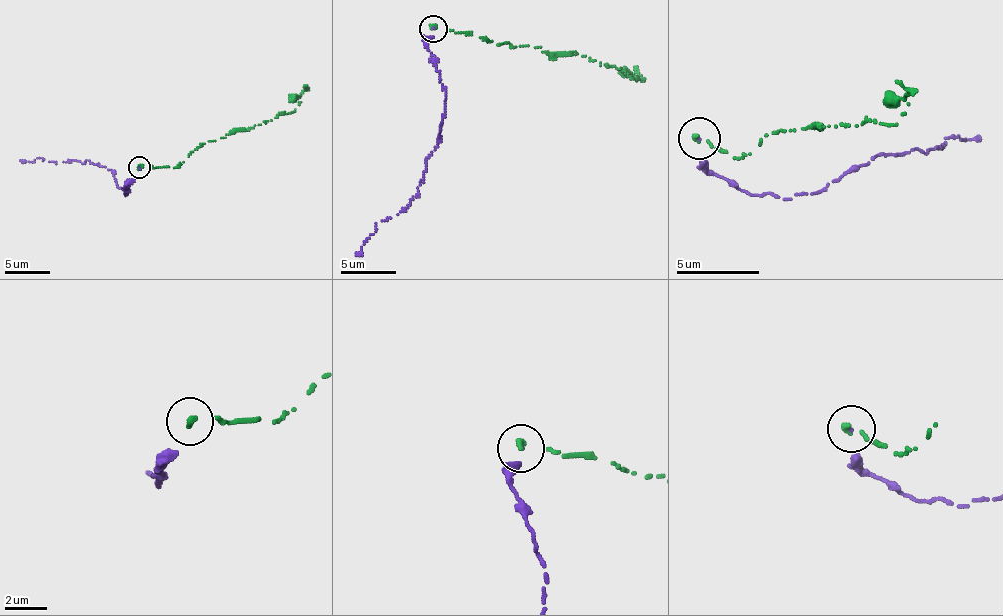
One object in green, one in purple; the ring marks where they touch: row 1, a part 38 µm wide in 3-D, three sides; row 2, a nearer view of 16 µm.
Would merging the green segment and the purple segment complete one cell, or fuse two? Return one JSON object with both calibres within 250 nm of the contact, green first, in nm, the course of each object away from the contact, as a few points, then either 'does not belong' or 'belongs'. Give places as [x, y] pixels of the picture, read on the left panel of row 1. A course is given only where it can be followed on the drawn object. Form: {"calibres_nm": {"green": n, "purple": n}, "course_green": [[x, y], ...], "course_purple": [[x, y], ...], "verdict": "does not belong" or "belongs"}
{"calibres_nm": {"green": 280, "purple": 90}, "course_green": [[140, 167], [179, 167], [208, 141], [293, 112], [305, 85]], "course_purple": [[140, 167], [125, 187], [126, 194], [111, 170], [85, 161], [42, 158], [20, 160]], "verdict": "does not belong"}

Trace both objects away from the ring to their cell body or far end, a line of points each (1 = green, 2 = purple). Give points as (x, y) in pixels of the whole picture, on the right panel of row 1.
1: (698, 137), (742, 160), (780, 129), (793, 131), (810, 125), (822, 128), (892, 126), (906, 92), (894, 81)
2: (698, 137), (716, 173), (752, 194), (818, 192), (880, 156), (943, 147), (945, 137), (979, 136)

